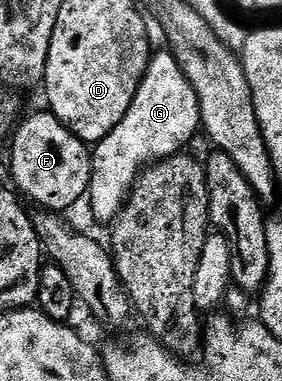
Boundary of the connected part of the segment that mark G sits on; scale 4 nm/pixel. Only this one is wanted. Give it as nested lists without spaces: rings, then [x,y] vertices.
[[[171,53],[154,54],[143,81],[131,101],[131,109],[95,144],[91,151],[93,172],[89,178],[91,209],[98,224],[112,224],[121,214],[142,171],[184,152],[201,127],[201,110],[197,94],[187,81],[181,66]]]

